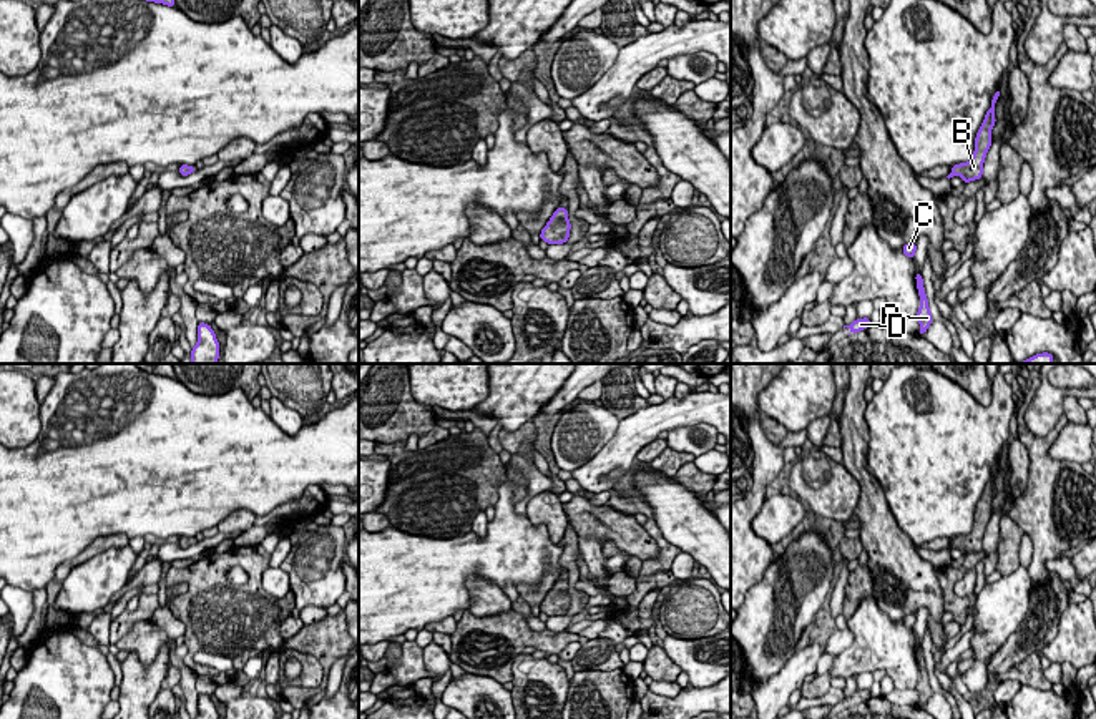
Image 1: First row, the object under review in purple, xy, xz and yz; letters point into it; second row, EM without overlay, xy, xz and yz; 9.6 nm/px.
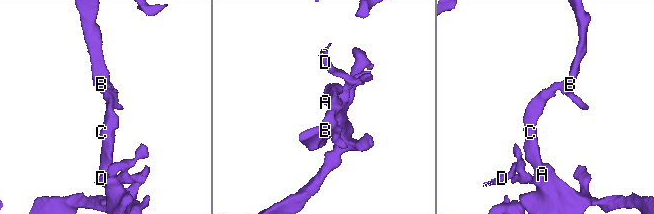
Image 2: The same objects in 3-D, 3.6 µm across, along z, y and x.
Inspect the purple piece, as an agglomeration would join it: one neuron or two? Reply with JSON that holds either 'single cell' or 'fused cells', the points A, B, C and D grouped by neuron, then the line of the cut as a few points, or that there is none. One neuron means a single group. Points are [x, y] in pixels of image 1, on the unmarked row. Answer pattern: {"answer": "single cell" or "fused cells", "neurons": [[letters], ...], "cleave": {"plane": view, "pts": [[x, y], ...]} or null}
{"answer": "single cell", "neurons": [["A", "B", "C", "D"]], "cleave": null}

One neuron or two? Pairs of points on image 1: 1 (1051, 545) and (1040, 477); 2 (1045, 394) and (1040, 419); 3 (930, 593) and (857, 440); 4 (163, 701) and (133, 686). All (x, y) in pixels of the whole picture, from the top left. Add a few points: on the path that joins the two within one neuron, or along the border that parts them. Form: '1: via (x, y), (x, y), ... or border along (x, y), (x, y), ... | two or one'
1: via (1051, 528), (1048, 494) | one
2: via (1045, 401), (1043, 412) | one
3: via (892, 555), (877, 530), (870, 489), (864, 479) | one
4: border along (163, 686), (151, 701) | two

